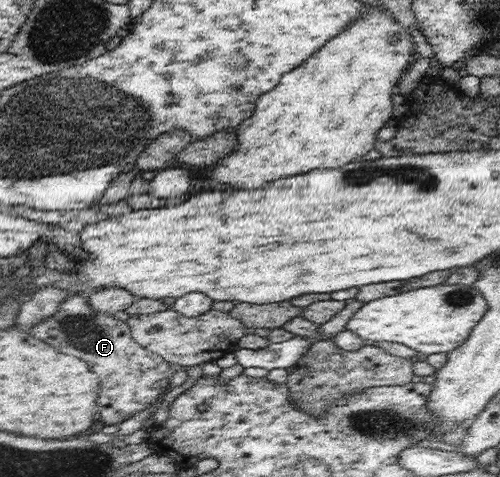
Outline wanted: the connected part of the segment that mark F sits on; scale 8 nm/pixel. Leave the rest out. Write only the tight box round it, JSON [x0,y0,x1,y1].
[29,292,175,426]

